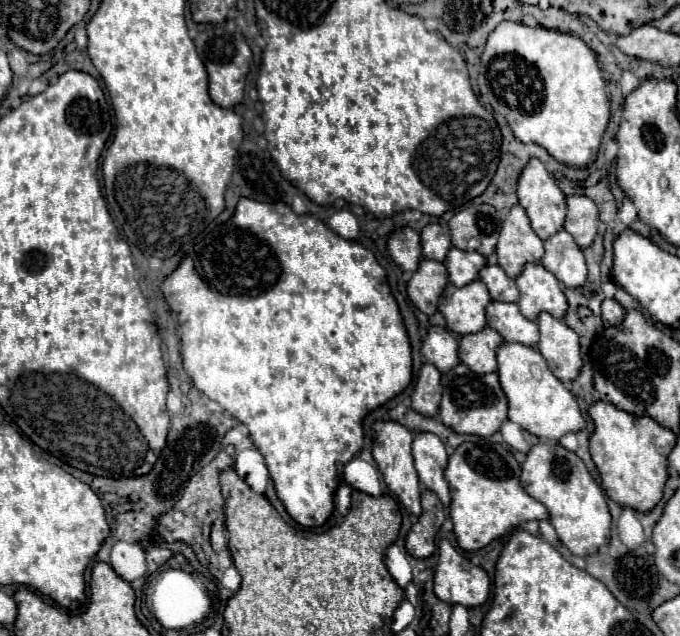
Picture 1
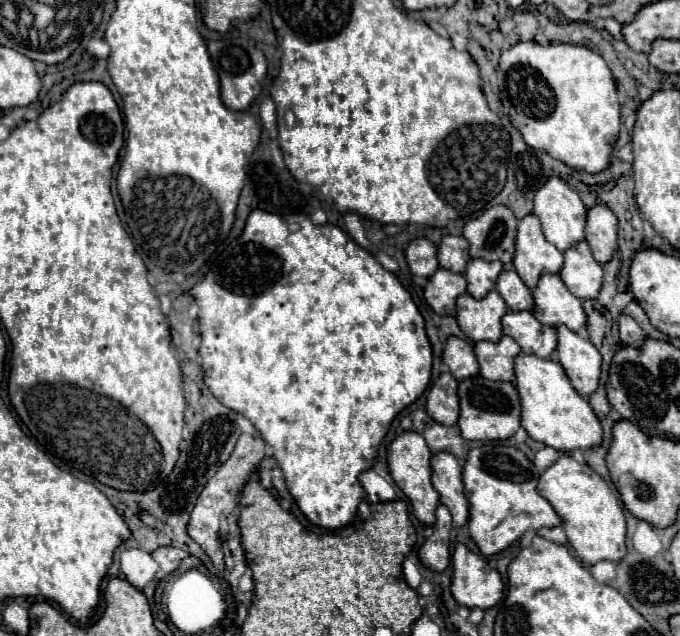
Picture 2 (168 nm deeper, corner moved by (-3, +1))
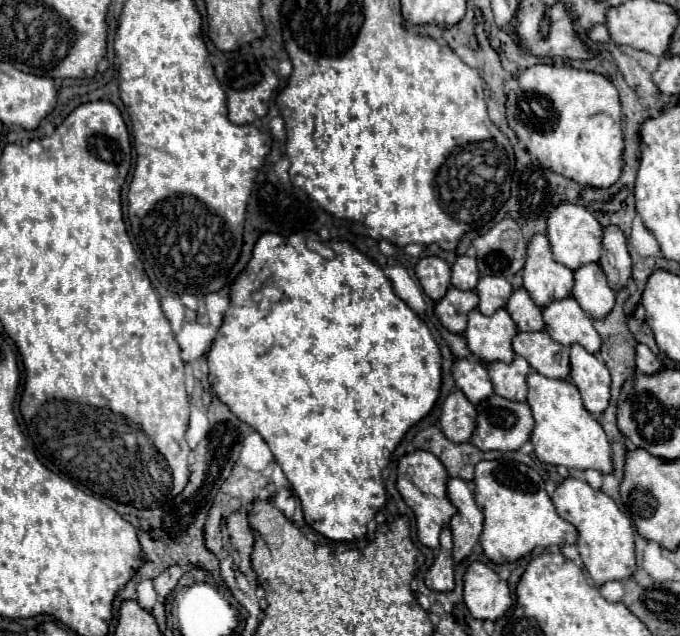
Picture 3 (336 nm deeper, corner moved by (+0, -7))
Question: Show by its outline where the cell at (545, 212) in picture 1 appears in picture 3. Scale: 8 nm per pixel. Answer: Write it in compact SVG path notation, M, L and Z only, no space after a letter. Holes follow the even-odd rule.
M562 202L562 206L558 206L554 210L554 214L550 214L550 218L548 218L548 240L552 246L554 260L558 264L564 264L570 270L578 270L584 264L600 262L602 232L604 232L604 228L600 226L600 222L584 206L578 206L578 204Z

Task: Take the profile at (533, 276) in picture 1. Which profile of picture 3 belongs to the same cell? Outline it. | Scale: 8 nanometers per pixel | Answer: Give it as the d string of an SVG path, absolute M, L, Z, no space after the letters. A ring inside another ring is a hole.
M574 298L554 300L542 310L542 314L546 322L546 332L558 344L580 344L586 352L598 354L602 346L600 334L596 332L592 318L586 316L586 312L578 306Z

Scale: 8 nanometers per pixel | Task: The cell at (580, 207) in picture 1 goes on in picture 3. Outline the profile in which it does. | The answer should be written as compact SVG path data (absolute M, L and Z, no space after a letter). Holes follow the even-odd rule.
M618 226L604 228L604 248L602 248L602 270L608 276L612 290L624 290L632 276L632 258L628 252L626 236Z

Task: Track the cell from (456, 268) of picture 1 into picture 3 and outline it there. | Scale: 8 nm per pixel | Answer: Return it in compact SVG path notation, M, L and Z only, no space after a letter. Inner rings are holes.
M482 276L476 294L480 298L478 310L486 316L492 316L496 310L506 306L512 294L512 284L502 276Z

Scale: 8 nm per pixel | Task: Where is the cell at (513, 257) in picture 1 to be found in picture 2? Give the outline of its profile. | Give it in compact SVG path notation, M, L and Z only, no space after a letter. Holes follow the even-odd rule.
M527 214L517 224L513 266L529 288L537 284L541 274L557 274L563 266L563 252L545 240L539 218L535 214Z

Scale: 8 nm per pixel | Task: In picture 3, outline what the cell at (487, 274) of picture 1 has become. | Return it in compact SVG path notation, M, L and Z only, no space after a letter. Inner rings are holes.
M520 288L514 290L514 294L510 296L510 302L506 306L506 310L510 312L512 320L516 322L520 332L538 332L538 330L546 330L546 322L542 318L542 308L538 308L530 294Z

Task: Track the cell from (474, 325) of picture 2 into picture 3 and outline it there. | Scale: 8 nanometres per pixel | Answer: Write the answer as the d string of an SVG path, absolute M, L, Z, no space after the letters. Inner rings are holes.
M502 308L494 316L484 316L478 310L468 314L468 328L464 332L468 348L482 358L484 362L506 362L514 360L512 338L518 334L518 328L510 314Z

